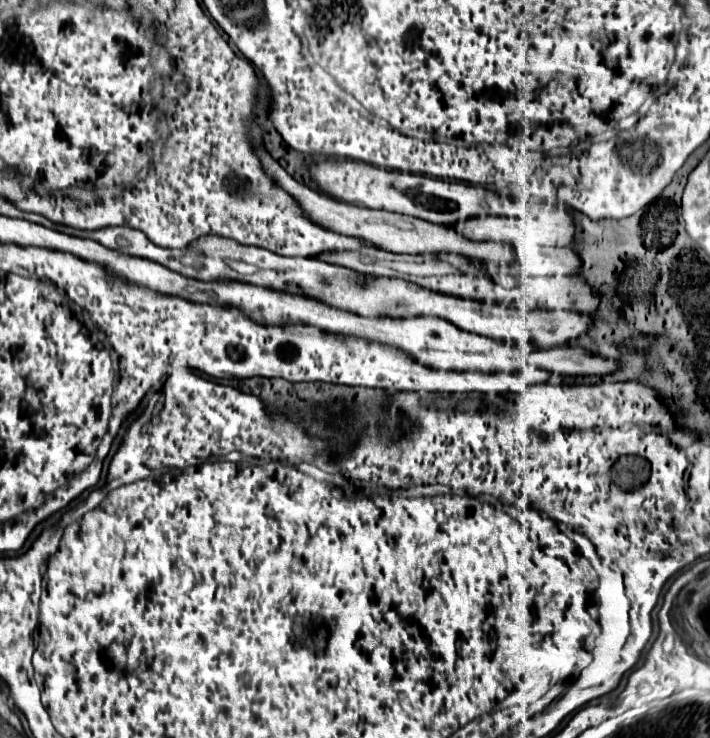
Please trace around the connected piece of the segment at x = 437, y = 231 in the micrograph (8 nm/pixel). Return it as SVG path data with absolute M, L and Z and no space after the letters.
M256 150L260 164L264 166L264 172L282 188L286 190L302 208L304 216L308 216L308 220L312 220L314 224L344 234L344 236L356 236L364 242L370 242L374 246L380 246L382 250L388 252L404 252L404 254L424 254L424 252L458 252L470 258L478 258L478 260L486 260L486 262L514 262L516 260L516 252L504 244L496 244L496 242L472 242L466 240L464 236L456 234L452 228L448 226L436 226L432 222L422 222L420 218L412 218L412 216L400 216L400 214L392 214L392 212L384 212L384 210L370 210L364 206L356 206L356 204L346 204L340 200L334 200L326 194L320 194L312 188L308 188L306 184L296 182L266 150Z

